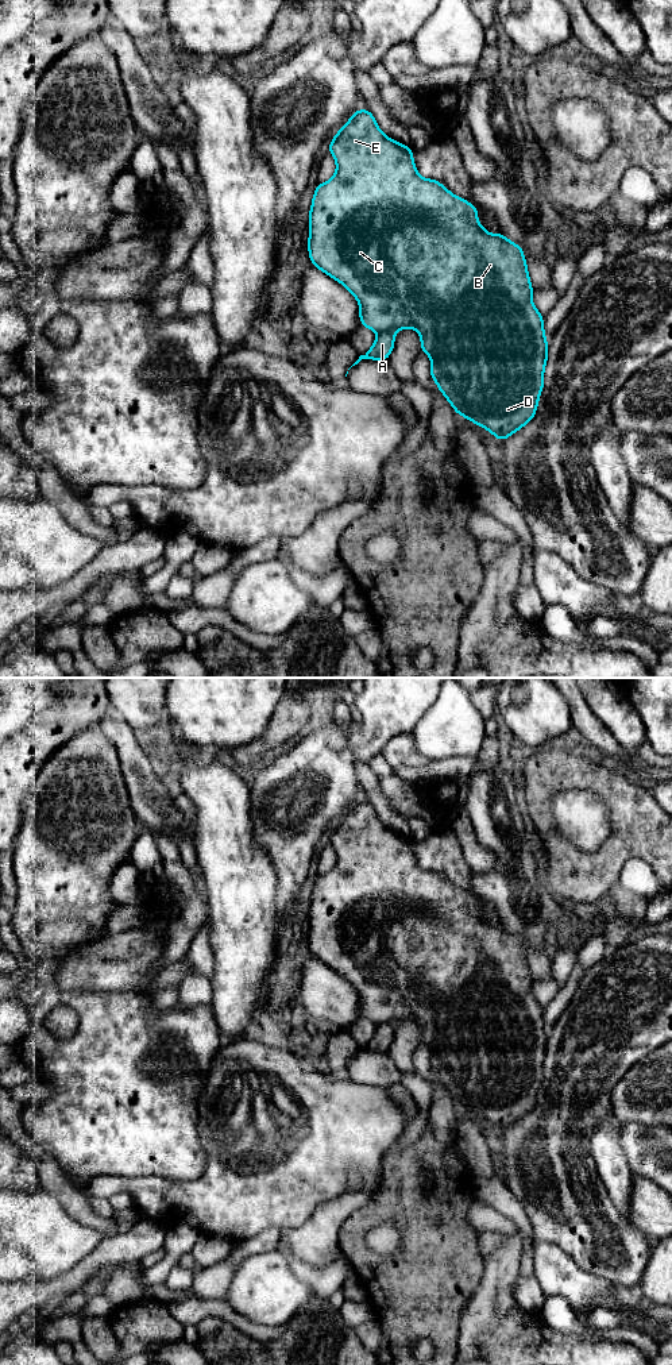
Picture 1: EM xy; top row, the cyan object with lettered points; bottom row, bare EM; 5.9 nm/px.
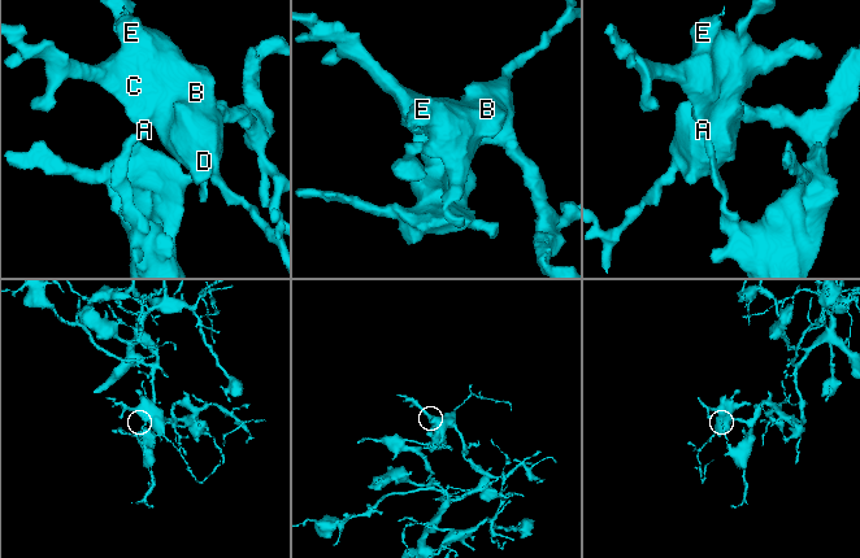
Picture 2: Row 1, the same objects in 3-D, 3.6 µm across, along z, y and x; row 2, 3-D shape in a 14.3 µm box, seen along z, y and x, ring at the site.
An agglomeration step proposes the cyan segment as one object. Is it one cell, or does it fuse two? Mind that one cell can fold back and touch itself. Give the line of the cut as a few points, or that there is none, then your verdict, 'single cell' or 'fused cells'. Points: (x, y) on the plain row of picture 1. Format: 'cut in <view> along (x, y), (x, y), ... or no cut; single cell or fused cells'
cut in xy along (393, 1022), (382, 1022), (379, 1025); fused cells

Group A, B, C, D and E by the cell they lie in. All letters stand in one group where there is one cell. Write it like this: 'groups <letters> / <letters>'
groups A / B C D E

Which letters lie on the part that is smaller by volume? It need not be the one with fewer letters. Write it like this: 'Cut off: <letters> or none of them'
Cut off: A

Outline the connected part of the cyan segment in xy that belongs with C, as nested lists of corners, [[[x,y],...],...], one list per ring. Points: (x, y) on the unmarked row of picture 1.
[[[358,801],[340,820],[329,834],[329,844],[336,851],[336,865],[325,875],[316,878],[309,903],[309,949],[317,960],[345,978],[360,998],[359,1011],[363,1018],[376,1025],[395,1023],[413,1019],[421,1027],[421,1042],[430,1049],[430,1068],[439,1081],[449,1092],[457,1106],[490,1122],[498,1131],[505,1131],[536,1106],[540,1084],[544,1080],[544,1060],[548,1052],[548,1032],[544,1022],[544,1007],[532,992],[533,979],[528,965],[528,956],[521,937],[506,930],[502,924],[488,925],[478,911],[478,901],[460,888],[456,888],[437,871],[422,869],[414,856],[410,837],[403,837],[387,829],[378,818],[370,802]]]

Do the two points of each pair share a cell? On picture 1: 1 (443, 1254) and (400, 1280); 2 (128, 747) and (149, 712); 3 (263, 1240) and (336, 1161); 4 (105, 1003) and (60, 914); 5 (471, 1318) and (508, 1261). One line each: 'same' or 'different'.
1: same
2: different
3: different
4: same
5: same

